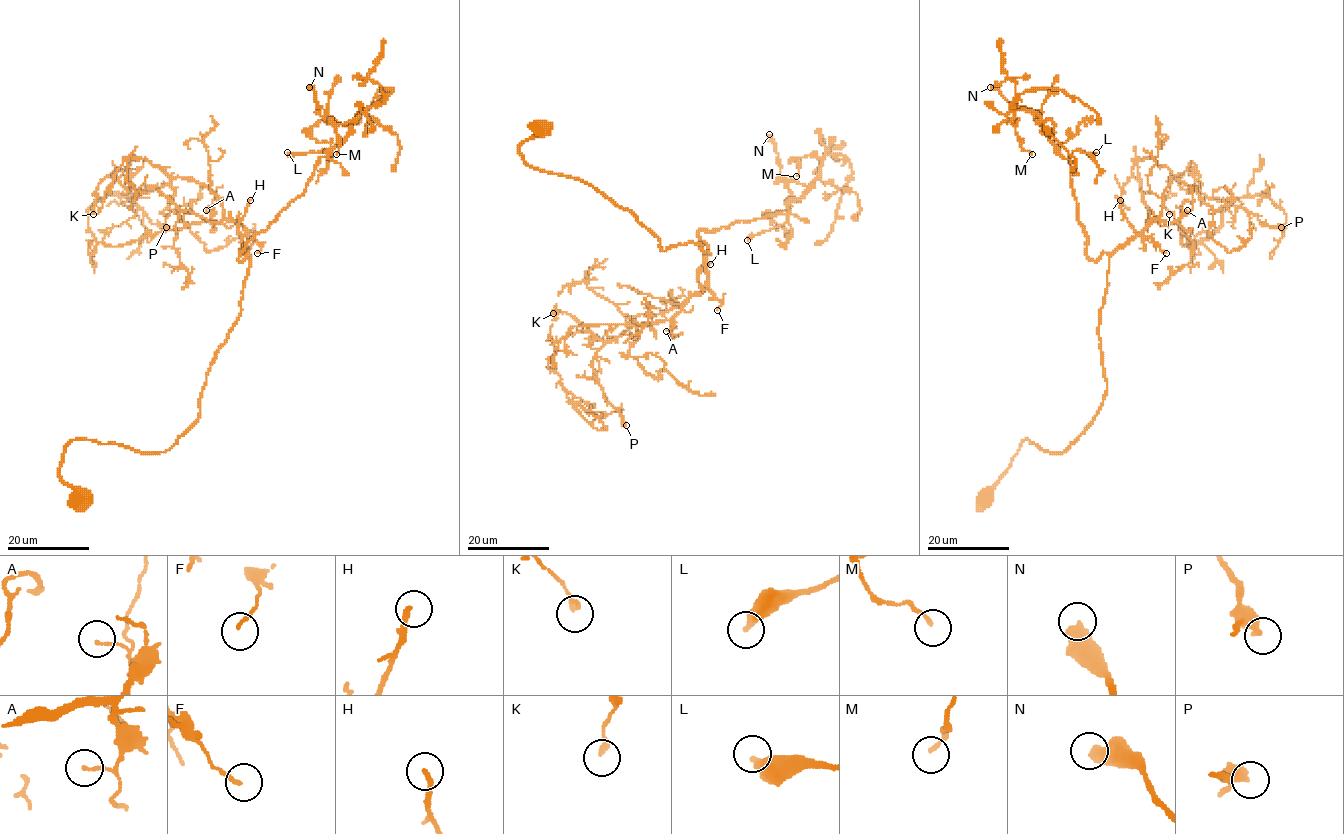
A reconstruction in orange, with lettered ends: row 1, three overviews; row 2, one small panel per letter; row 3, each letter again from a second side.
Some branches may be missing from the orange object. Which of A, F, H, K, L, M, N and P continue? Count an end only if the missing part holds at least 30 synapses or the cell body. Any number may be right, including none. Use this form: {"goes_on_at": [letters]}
{"goes_on_at": []}

